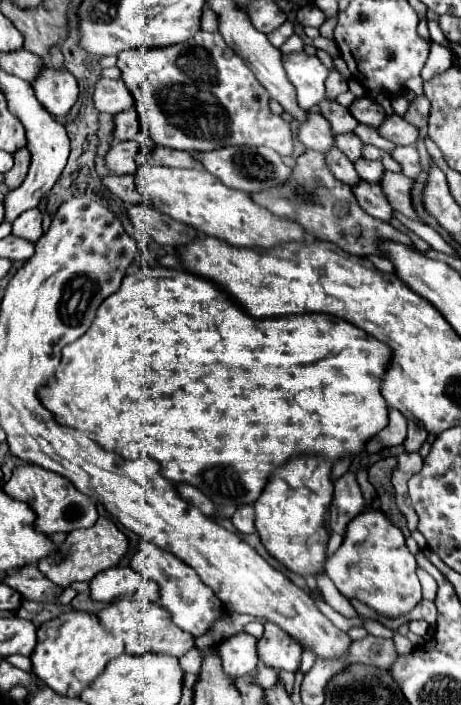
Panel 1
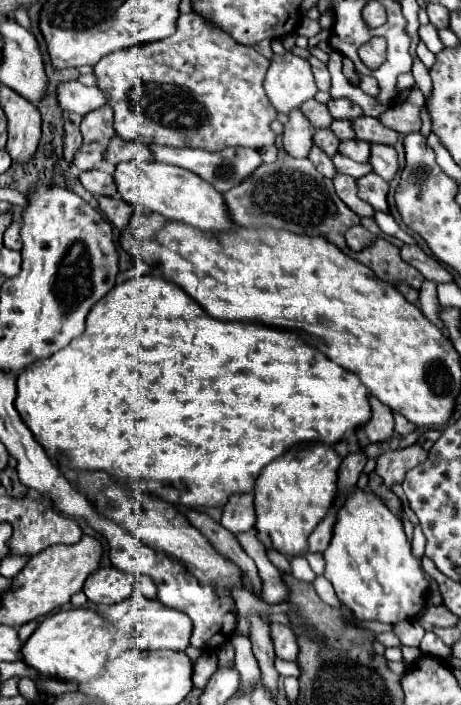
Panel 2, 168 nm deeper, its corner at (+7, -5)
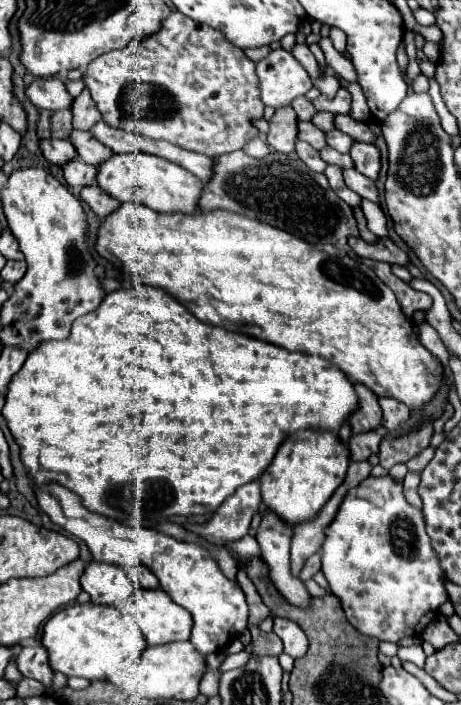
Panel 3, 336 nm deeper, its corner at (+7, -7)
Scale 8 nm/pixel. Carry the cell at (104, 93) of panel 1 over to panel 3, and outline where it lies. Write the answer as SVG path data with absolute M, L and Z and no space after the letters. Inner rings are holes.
M36 78L30 82L26 88L26 98L36 106L36 108L46 108L46 110L62 110L72 106L72 96L66 92L64 82L56 78Z

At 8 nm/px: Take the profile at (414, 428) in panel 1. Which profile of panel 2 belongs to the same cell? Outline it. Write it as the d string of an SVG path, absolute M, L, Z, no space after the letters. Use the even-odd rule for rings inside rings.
M394 414L394 420L396 420L396 432L402 436L408 436L416 430L416 426L412 426L412 422L408 422L402 414Z

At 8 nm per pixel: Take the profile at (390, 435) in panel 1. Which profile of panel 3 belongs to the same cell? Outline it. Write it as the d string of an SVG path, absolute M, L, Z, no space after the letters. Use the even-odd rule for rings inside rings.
M354 382L354 390L358 394L358 408L348 418L352 432L360 434L378 428L382 424L382 410L378 404L378 396L368 392L368 388L364 388L364 384L358 382Z

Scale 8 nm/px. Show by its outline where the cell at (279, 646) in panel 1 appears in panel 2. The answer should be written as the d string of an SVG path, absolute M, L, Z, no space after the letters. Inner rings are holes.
M272 624L270 626L270 638L274 644L274 652L282 660L296 660L298 658L298 642L294 632L288 626Z

